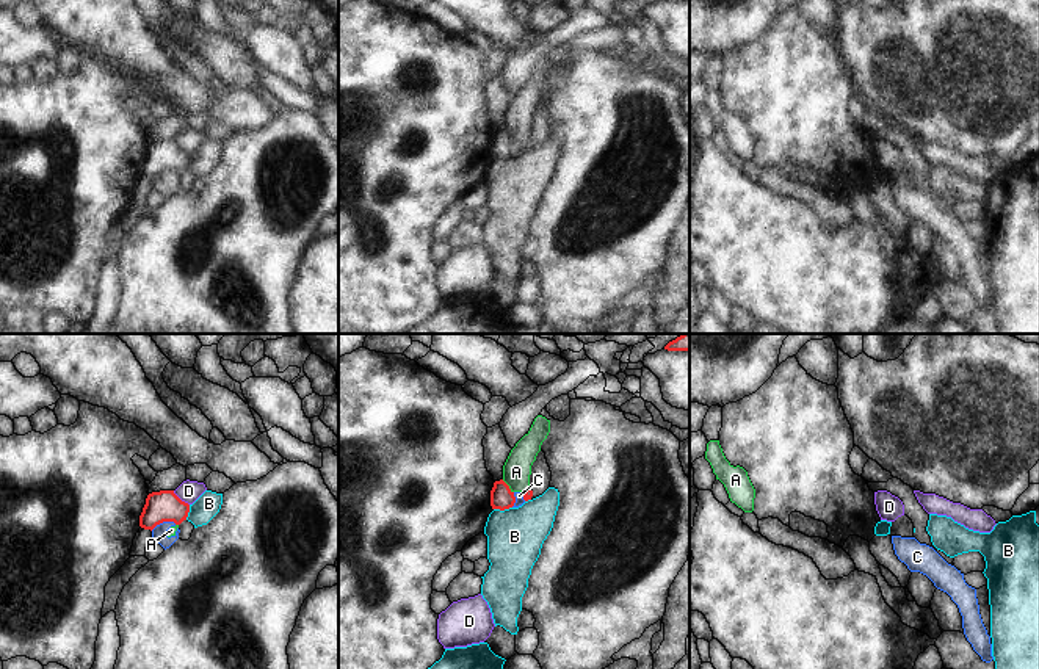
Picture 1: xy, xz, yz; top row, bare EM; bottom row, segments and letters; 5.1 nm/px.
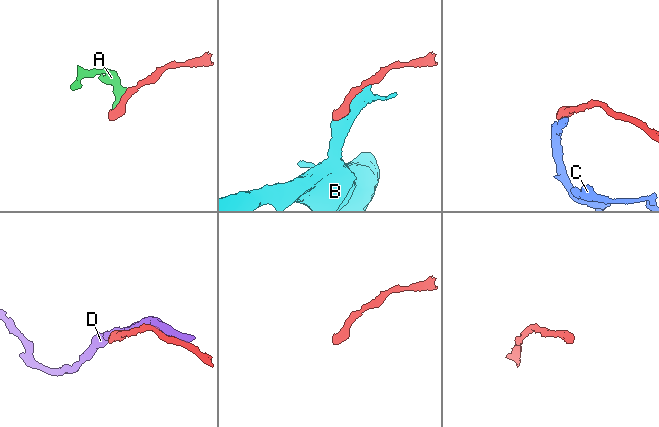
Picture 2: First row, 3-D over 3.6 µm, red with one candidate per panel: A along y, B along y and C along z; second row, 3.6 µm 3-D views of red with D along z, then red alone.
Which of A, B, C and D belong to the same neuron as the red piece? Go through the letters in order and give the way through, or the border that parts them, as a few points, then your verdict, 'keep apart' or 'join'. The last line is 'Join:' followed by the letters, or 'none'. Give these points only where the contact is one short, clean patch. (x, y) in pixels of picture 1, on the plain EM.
A: border xz (502, 129), (513, 141); keep apart
B: keep apart
C: border xy (176, 173), (160, 171), (151, 179); keep apart
D: keep apart
Join: none

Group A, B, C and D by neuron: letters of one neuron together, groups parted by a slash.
A C / B / D

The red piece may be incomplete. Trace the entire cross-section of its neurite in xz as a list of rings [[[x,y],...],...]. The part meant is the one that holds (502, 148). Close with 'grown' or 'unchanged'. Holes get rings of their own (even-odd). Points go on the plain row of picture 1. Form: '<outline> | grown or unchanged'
[[[500,128],[494,132],[494,136],[491,139],[491,155],[492,158],[509,158],[516,152],[514,141],[509,138],[509,135]]] | unchanged

